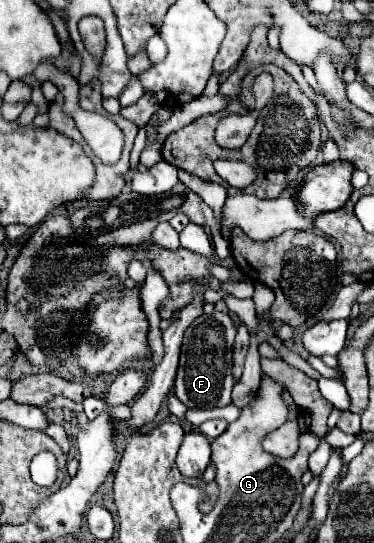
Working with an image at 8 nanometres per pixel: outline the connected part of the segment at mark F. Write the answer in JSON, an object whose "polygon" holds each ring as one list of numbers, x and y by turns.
{"polygon":[[214,311,212,315,198,317,184,333,184,345,180,353,180,367,174,383,176,397,190,409,212,409,232,403,232,347,236,337,236,325,232,315]]}

